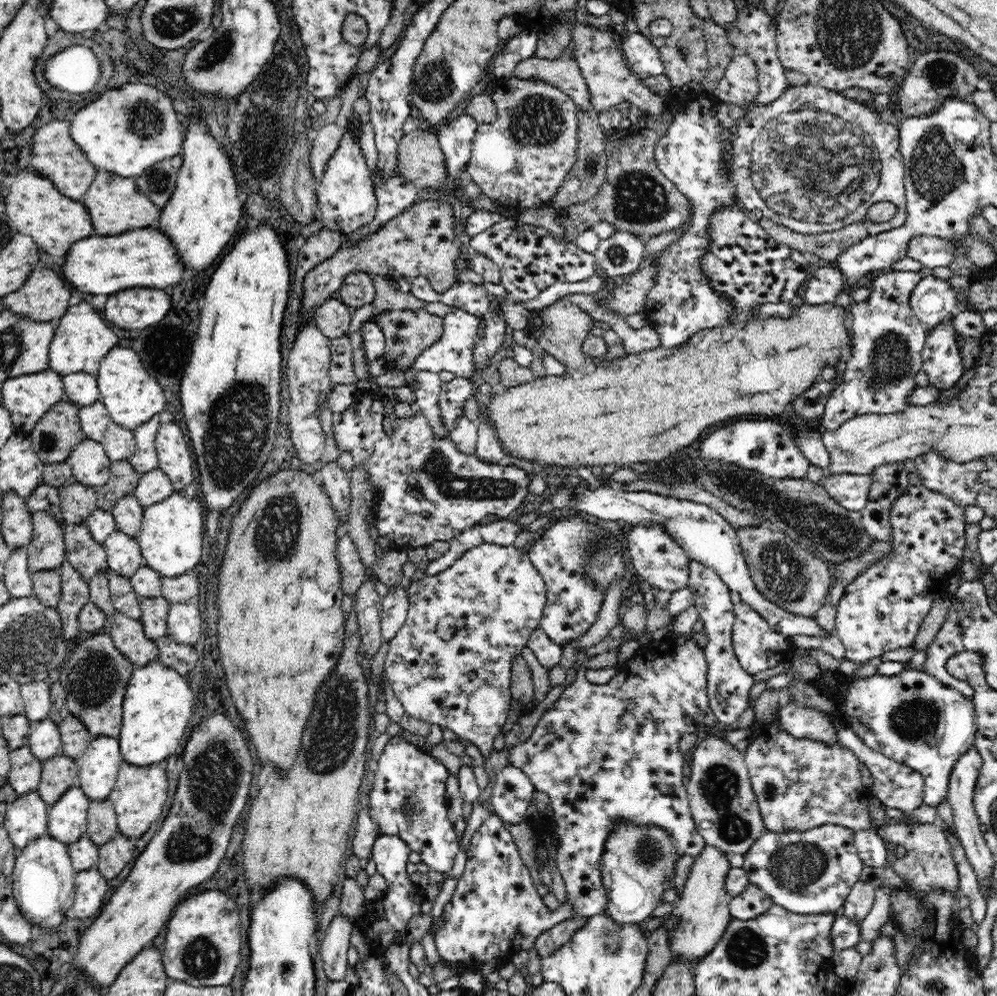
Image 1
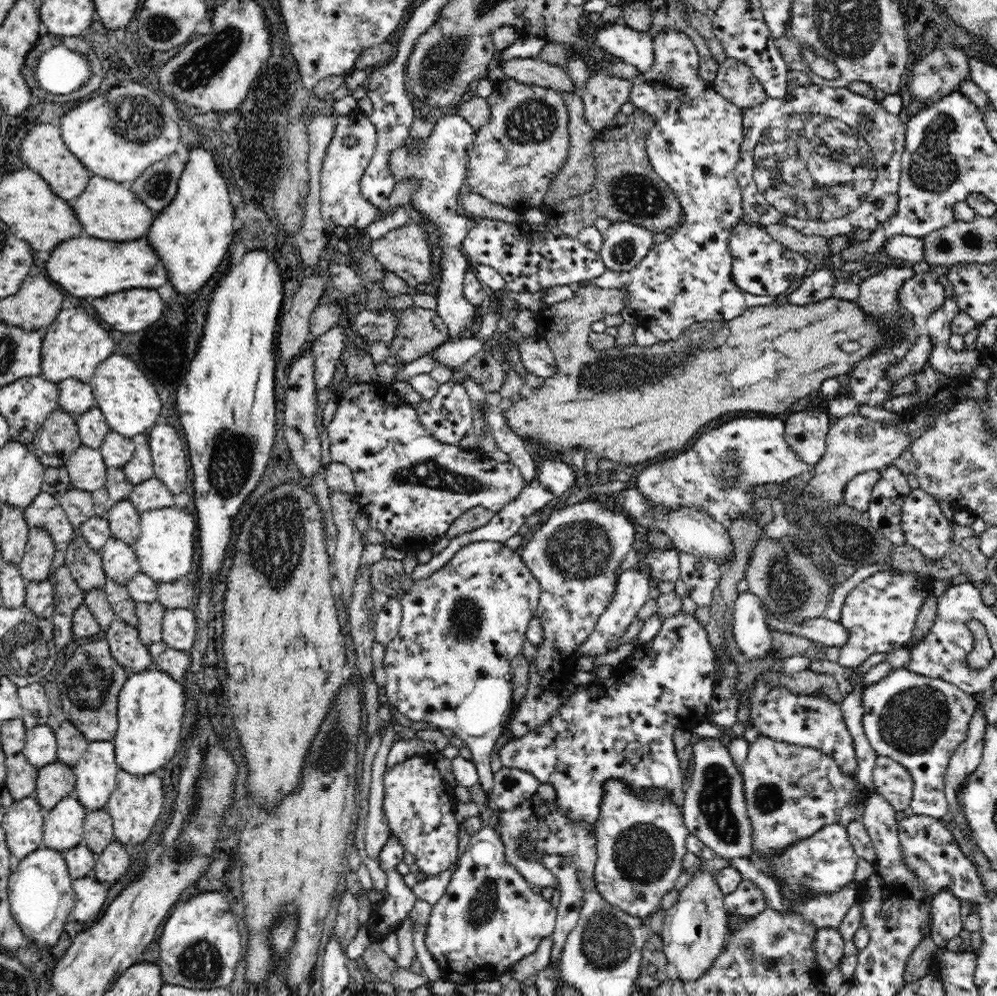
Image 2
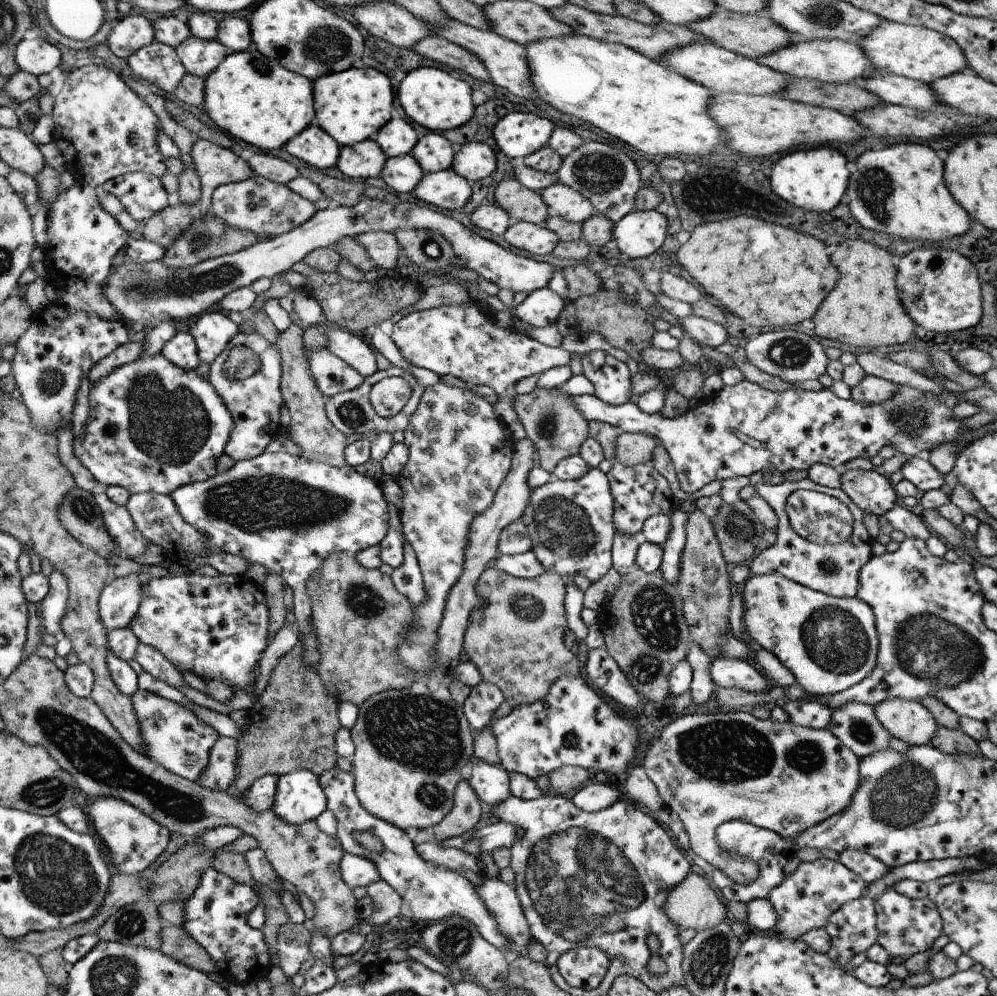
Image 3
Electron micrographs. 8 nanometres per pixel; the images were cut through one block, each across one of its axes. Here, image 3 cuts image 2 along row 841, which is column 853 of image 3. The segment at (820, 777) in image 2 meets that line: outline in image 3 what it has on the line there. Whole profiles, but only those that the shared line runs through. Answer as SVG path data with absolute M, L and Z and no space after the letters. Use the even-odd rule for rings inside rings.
M739 711L671 718L658 738L654 738L654 745L646 752L642 764L666 808L682 820L691 850L741 886L754 883L760 875L760 867L750 858L738 853L730 854L721 848L715 836L718 826L740 819L774 831L784 839L791 839L849 808L861 786L861 759L843 746L828 729L800 727L790 720L782 723L770 719L758 720L751 713Z

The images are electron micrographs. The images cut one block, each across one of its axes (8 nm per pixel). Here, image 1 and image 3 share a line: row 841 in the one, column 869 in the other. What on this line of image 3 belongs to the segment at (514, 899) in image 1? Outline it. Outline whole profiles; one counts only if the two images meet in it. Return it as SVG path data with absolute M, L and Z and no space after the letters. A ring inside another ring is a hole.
M841 469L841 484L846 495L865 514L884 515L900 498L889 478L878 472Z

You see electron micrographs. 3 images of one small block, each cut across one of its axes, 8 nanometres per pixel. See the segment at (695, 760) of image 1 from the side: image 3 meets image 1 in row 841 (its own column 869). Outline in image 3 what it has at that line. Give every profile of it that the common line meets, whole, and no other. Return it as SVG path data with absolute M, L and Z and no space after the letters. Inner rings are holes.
M849 701L843 707L834 707L831 710L832 721L829 725L829 732L842 742L851 752L854 752L860 759L870 757L879 751L886 751L889 748L893 736L878 721L874 705L866 705L857 701Z

